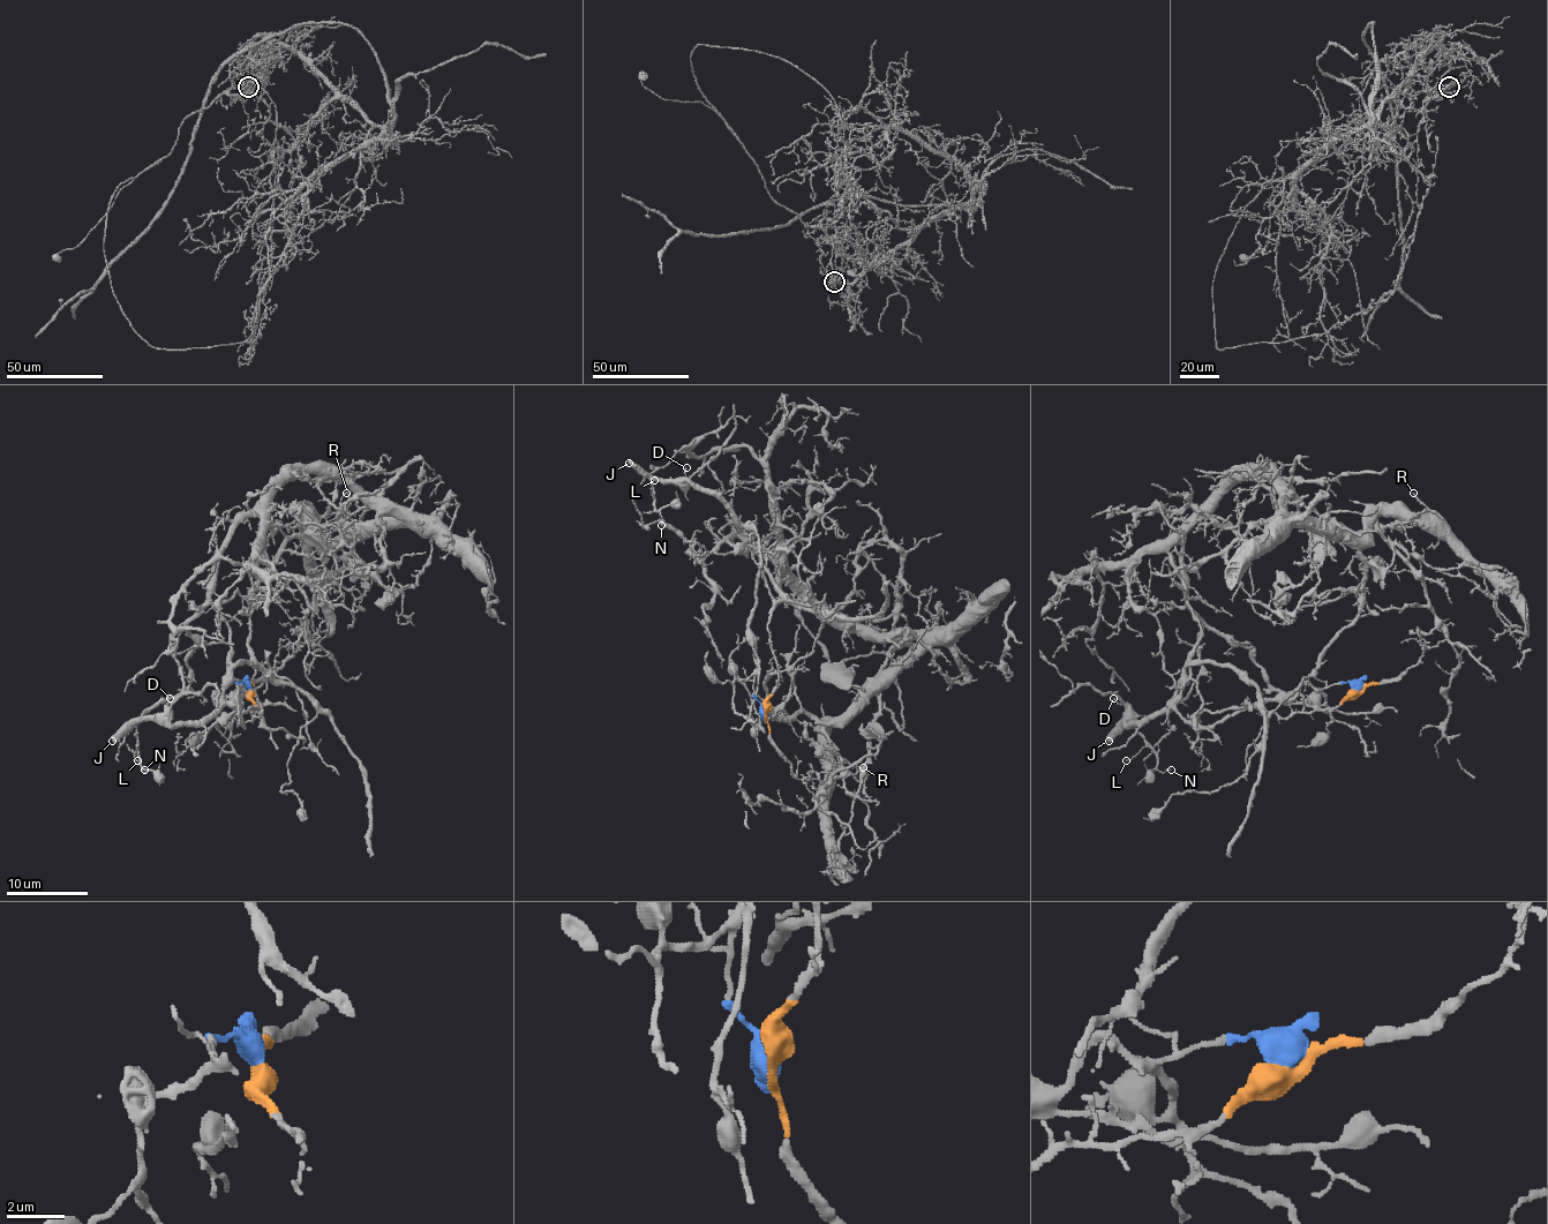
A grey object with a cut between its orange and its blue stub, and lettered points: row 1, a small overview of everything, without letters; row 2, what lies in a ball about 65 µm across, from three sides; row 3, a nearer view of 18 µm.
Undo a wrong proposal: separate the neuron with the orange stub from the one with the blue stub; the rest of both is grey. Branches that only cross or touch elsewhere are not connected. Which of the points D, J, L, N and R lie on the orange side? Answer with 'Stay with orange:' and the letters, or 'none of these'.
Stay with orange: R

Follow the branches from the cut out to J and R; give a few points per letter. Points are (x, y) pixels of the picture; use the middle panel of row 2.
J: (765, 712), (757, 699), (749, 616), (754, 606), (759, 537), (714, 496), (688, 479), (648, 479), (629, 463)
R: (765, 712), (778, 752), (816, 800), (832, 779), (858, 768), (831, 757), (861, 781), (863, 767)

